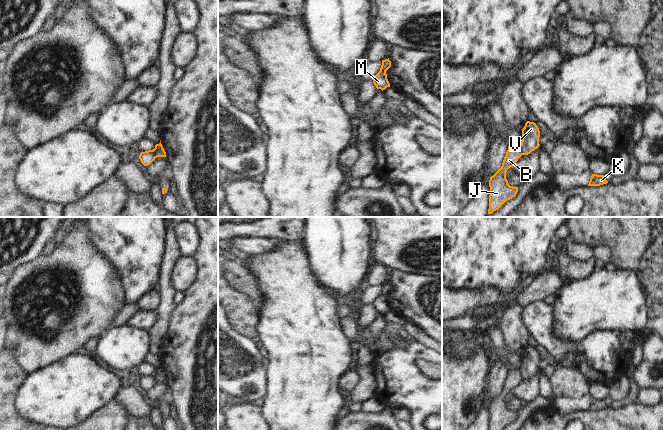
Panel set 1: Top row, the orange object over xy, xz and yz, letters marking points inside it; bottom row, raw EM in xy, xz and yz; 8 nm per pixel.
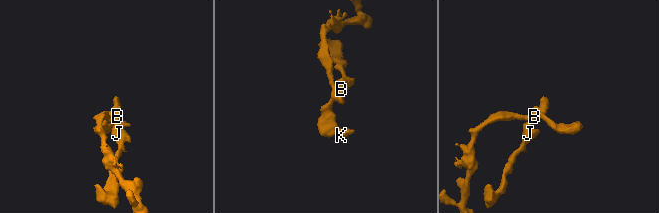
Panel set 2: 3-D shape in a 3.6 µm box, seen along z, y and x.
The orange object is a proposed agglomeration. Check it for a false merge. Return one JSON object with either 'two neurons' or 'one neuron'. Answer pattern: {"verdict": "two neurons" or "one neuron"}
{"verdict": "two neurons"}

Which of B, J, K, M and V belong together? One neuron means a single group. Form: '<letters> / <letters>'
B J / K M V

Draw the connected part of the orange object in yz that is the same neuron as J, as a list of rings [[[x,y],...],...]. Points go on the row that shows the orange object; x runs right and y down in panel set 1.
[[[514,142],[512,145],[509,145],[501,168],[490,177],[488,214],[492,214],[494,211],[498,210],[506,201],[516,196],[518,187],[513,187],[508,184],[506,179],[506,172],[510,167],[514,166],[514,164],[522,155],[523,152],[520,143]]]

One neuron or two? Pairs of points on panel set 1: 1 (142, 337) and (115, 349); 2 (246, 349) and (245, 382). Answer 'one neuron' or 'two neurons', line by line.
1: one neuron
2: one neuron

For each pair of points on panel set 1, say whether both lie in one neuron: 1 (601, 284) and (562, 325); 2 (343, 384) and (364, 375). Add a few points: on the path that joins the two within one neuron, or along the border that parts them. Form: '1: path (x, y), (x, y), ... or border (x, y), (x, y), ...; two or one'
1: path (593, 294), (572, 315); one
2: border (354, 370), (358, 375), (358, 382), (350, 393); two

